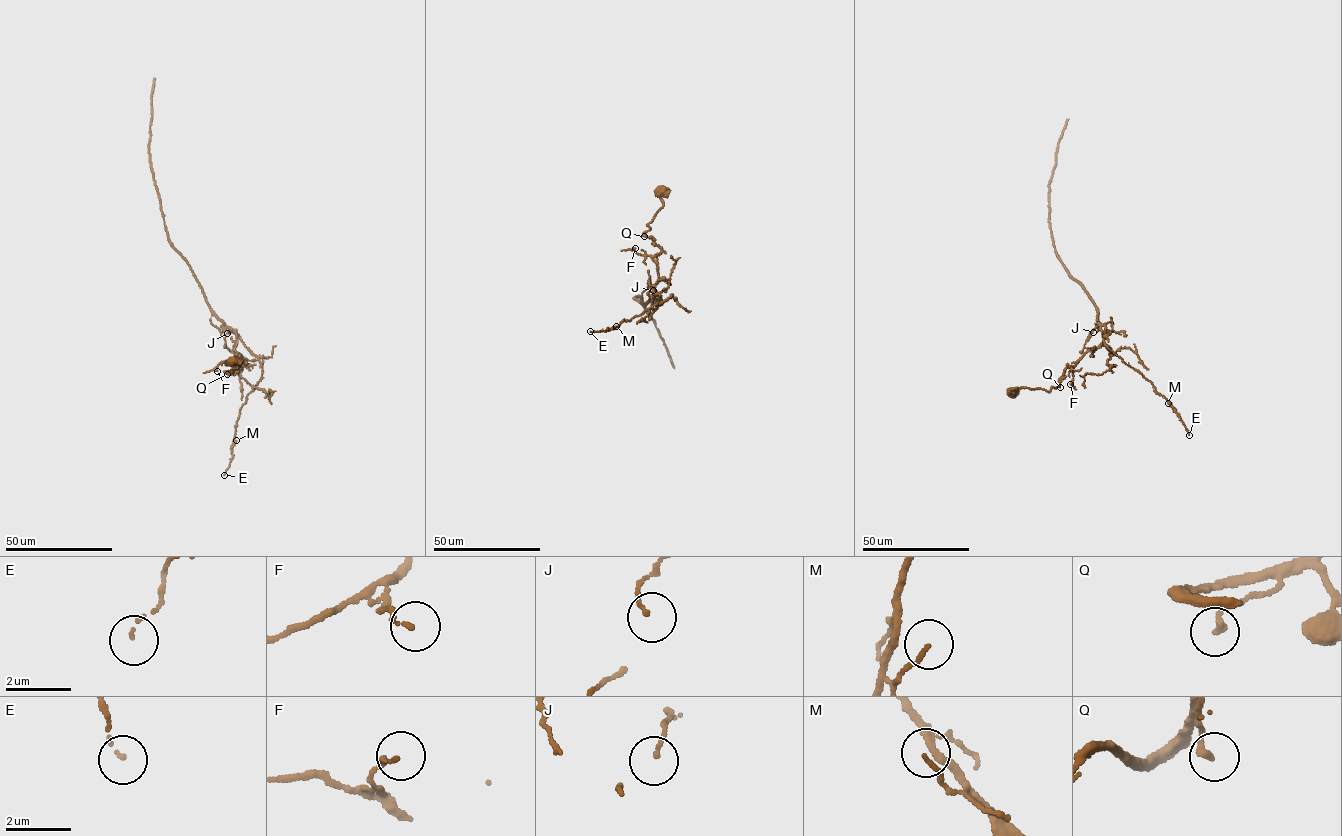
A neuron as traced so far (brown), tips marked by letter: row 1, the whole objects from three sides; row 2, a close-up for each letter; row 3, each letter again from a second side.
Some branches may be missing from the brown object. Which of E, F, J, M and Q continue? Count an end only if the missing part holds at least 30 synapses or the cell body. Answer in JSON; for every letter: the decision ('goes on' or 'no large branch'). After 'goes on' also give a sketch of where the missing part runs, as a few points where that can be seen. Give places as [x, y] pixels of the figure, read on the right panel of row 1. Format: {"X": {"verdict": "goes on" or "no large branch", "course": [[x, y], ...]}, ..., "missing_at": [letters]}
{"E": {"verdict": "no large branch"}, "F": {"verdict": "no large branch"}, "J": {"verdict": "no large branch"}, "M": {"verdict": "no large branch"}, "Q": {"verdict": "no large branch"}, "missing_at": []}

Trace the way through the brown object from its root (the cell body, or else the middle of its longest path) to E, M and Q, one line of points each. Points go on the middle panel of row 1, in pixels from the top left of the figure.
E: (661, 190), (663, 205), (643, 234), (661, 249), (653, 296), (662, 304), (672, 296), (590, 331)
M: (661, 190), (663, 205), (643, 234), (661, 249), (653, 296), (662, 304), (672, 295), (616, 326)
Q: (661, 190), (663, 205), (648, 224), (650, 228), (644, 231), (647, 236), (644, 236)

